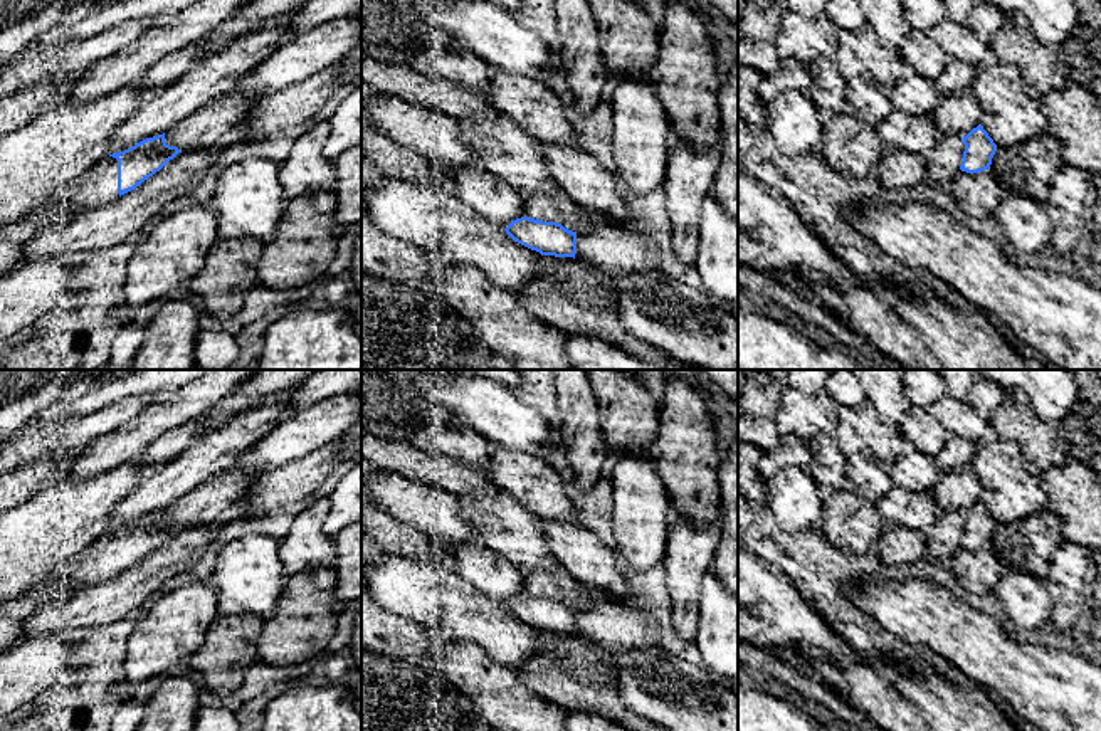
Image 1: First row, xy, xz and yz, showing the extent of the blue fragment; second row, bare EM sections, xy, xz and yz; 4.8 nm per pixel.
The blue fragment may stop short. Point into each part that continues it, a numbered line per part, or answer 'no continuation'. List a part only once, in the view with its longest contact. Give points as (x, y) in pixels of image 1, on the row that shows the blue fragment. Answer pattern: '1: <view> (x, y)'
1: xy (100, 185)

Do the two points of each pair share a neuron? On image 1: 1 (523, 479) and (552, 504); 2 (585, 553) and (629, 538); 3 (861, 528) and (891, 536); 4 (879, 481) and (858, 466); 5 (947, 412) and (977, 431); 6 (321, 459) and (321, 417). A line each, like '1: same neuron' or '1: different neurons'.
1: same neuron
2: different neurons
3: different neurons
4: same neuron
5: same neuron
6: different neurons

